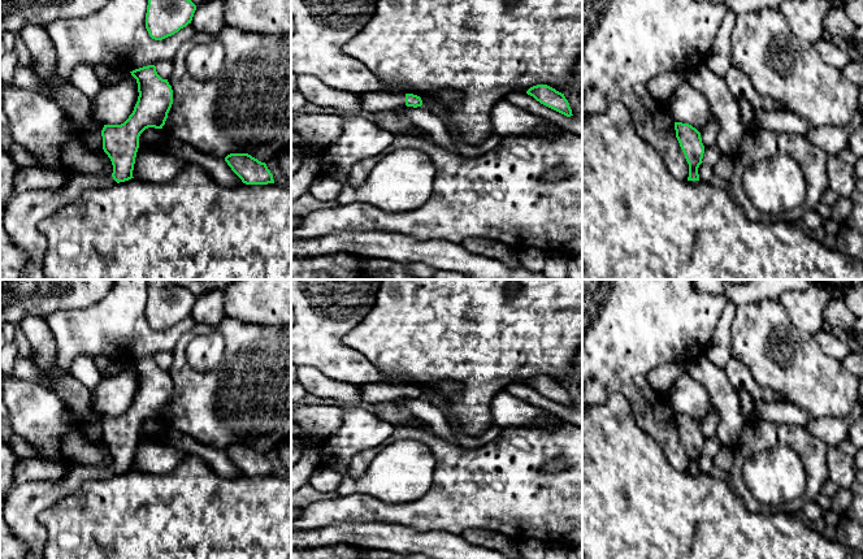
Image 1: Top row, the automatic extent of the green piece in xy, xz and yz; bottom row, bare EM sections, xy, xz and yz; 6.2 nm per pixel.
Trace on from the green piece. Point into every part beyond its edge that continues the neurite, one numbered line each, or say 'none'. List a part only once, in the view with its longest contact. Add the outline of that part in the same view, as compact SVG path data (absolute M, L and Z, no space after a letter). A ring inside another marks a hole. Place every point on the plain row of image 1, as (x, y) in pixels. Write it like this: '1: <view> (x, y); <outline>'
1: xz (373, 393); M369 384L360 387L360 399L369 403L394 402L406 396L406 385Z

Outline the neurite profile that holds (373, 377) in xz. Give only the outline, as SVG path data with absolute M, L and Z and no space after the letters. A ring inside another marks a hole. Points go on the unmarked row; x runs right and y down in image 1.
M291 280L291 309L295 322L291 326L291 363L318 369L325 377L341 384L363 387L369 384L406 385L408 377L390 380L374 368L357 350L343 344L343 337L370 312L382 280Z

